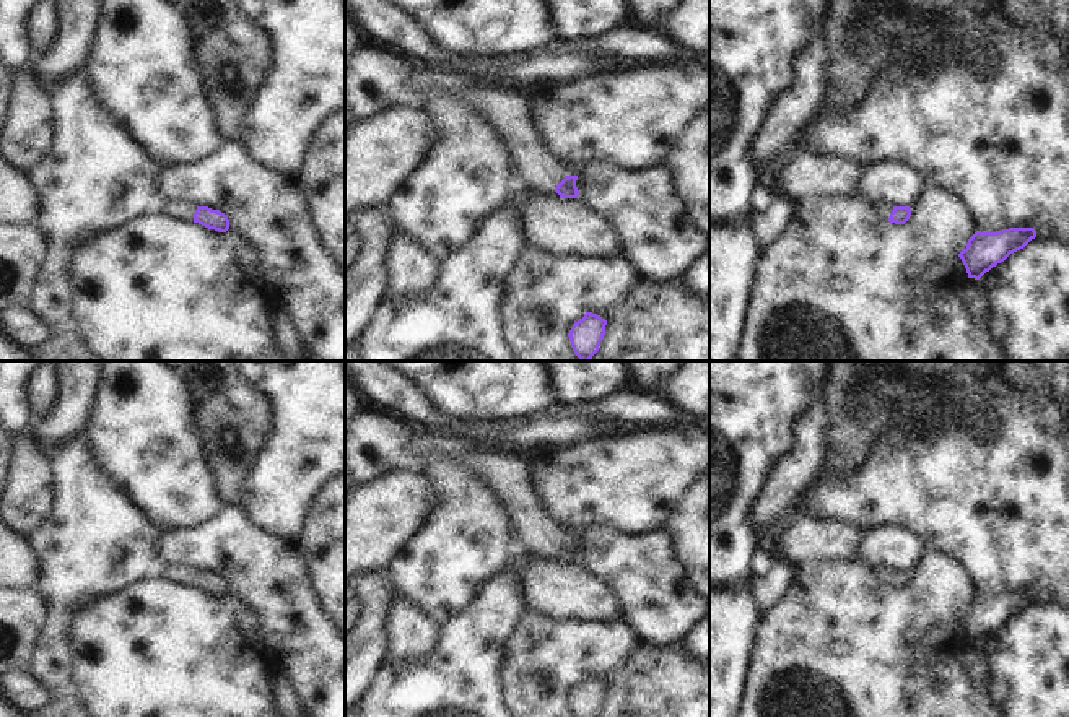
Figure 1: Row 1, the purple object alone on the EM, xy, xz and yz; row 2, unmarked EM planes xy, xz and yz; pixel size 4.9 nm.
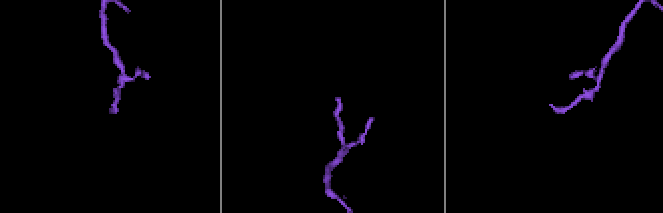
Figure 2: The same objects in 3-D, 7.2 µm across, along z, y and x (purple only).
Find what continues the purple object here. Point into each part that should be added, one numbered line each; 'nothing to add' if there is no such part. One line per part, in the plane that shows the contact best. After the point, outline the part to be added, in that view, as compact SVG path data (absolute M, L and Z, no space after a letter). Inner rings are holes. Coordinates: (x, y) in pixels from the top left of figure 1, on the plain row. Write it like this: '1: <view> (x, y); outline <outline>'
1: xz (536, 530); outline M477 450L467 458L475 457L483 481L506 507L516 545L552 559L566 540L576 540L576 535L565 530L539 501L529 467L508 454Z

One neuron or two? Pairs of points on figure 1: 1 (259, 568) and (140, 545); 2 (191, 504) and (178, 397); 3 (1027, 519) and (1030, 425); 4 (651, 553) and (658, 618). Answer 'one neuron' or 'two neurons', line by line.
1: two neurons
2: one neuron
3: one neuron
4: one neuron

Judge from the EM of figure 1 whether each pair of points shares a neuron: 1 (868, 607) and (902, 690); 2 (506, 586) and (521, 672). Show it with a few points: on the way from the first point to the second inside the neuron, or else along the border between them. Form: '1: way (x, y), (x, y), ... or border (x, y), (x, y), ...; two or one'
1: way (868, 628), (868, 656), (881, 669); one
2: border (524, 607), (503, 649), (500, 665); two

